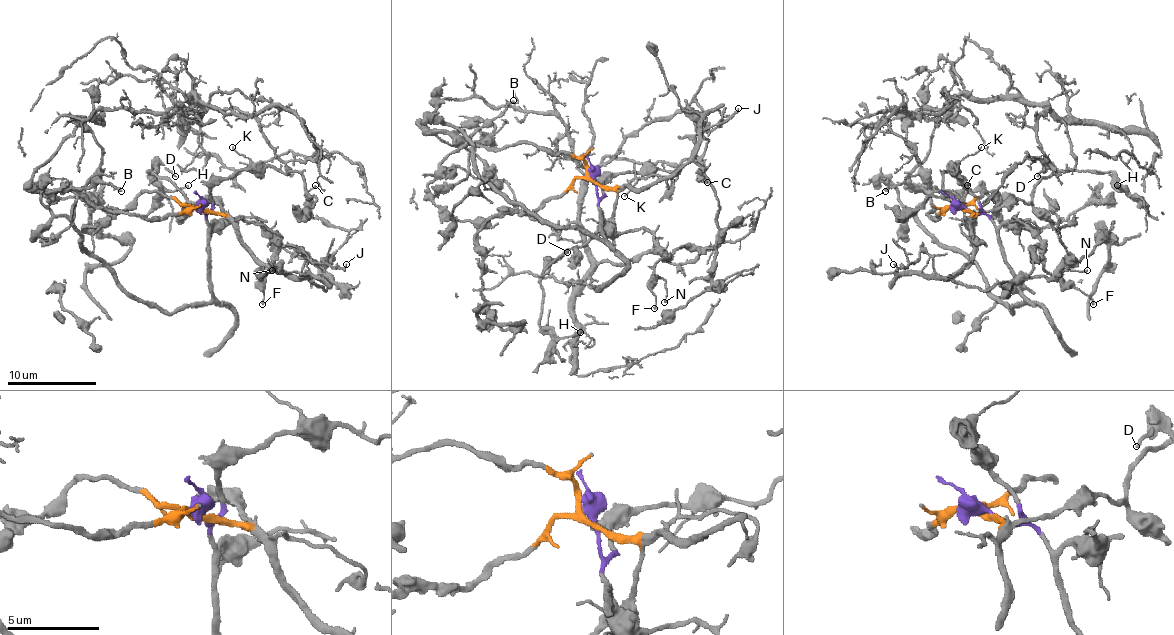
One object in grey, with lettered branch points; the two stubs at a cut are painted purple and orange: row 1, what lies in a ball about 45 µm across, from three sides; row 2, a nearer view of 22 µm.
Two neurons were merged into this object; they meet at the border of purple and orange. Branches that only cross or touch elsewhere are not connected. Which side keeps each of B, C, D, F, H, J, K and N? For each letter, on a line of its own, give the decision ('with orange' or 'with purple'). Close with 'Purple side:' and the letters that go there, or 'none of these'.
B: with orange
C: with purple
D: with orange
F: with purple
H: with orange
J: with orange
K: with purple
N: with purple
Purple side: C, F, K, N

